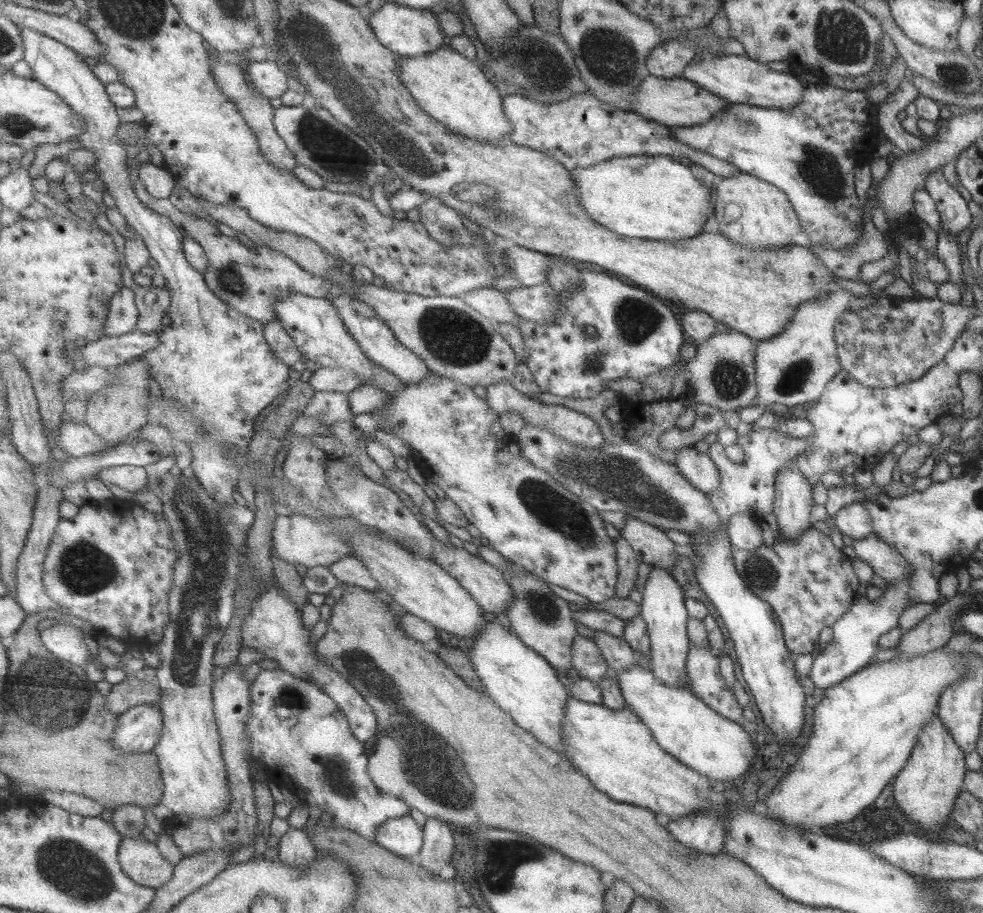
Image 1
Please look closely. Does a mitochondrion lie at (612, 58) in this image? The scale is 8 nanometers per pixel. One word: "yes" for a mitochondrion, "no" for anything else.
yes

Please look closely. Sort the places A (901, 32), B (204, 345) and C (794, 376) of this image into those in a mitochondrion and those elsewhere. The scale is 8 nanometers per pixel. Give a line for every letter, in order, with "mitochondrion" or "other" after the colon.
A: other
B: other
C: mitochondrion

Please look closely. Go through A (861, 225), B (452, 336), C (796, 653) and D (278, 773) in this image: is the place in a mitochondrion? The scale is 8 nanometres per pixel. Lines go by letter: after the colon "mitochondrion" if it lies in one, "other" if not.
A: other
B: mitochondrion
C: other
D: other

